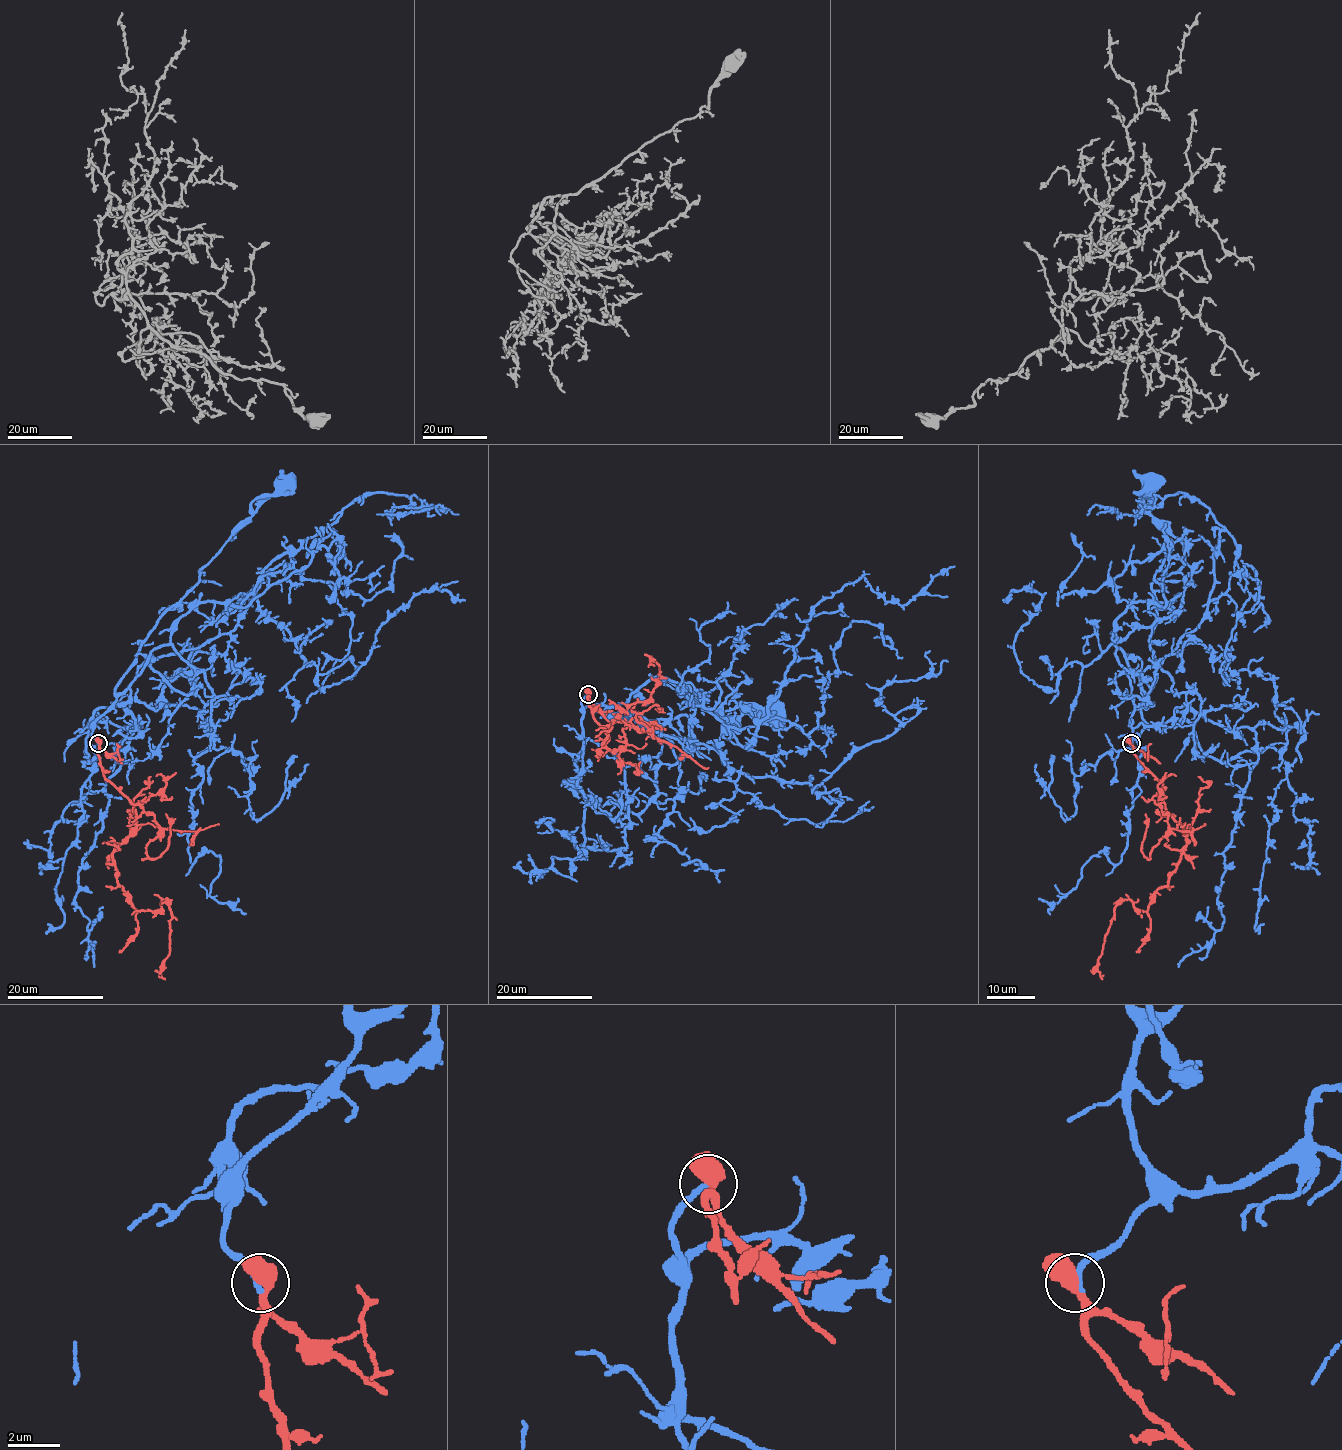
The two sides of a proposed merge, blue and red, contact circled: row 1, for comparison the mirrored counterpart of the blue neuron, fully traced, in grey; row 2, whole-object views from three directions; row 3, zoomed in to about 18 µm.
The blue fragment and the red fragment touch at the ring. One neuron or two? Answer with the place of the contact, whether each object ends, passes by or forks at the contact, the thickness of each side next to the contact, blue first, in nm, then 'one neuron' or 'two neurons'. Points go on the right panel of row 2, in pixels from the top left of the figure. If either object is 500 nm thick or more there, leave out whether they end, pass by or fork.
place (1131, 743); blue ends; red passes by; calibres 280 and 460 nm; one neuron

